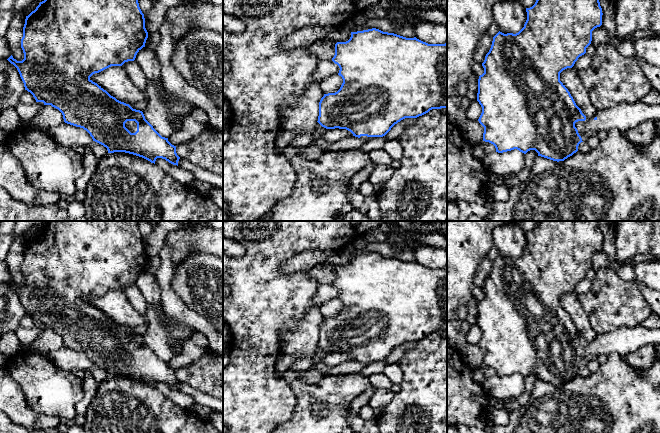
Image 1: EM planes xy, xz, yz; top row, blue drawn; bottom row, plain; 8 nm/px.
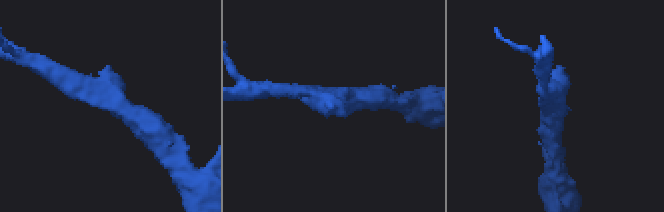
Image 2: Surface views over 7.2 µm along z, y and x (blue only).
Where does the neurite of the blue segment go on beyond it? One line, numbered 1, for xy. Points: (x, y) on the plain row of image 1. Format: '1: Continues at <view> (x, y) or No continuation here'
1: Continues at xy (130, 349)

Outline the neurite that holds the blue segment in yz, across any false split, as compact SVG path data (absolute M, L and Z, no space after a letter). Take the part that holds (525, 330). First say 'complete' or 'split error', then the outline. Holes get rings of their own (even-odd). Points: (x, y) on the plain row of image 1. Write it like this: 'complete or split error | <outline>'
split error | M537 221L535 228L526 232L527 244L518 257L504 258L499 255L493 261L491 272L482 287L484 297L478 303L477 325L482 331L478 345L484 351L483 365L493 368L496 376L517 373L526 378L535 374L538 380L559 386L576 377L581 366L587 366L600 355L617 353L622 357L648 344L660 345L660 327L647 329L642 325L620 327L586 341L560 305L560 297L572 292L578 282L586 277L592 265L592 255L602 249L603 237L598 222Z

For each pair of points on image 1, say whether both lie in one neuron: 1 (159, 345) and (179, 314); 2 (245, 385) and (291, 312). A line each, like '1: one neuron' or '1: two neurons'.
1: two neurons
2: one neuron

